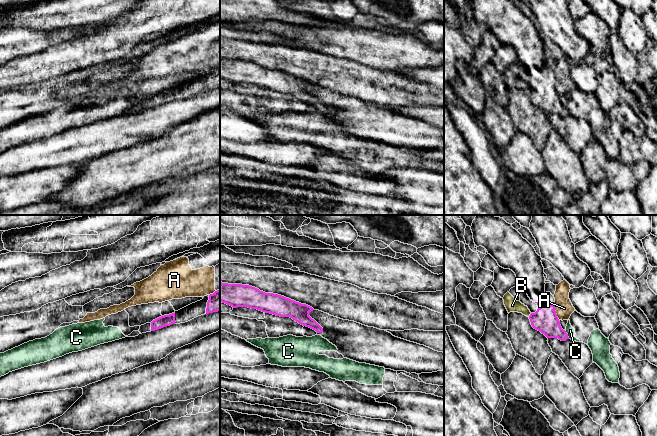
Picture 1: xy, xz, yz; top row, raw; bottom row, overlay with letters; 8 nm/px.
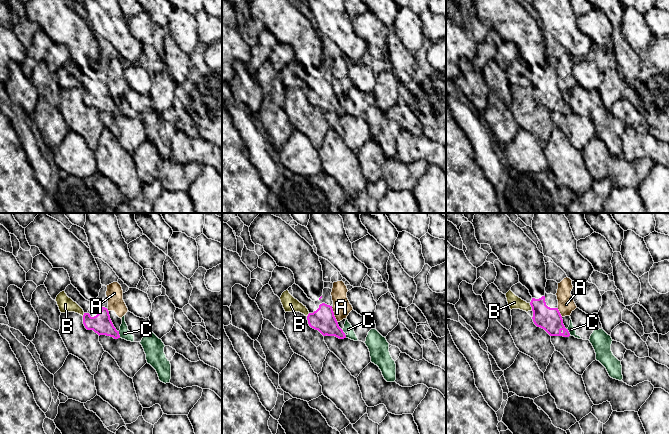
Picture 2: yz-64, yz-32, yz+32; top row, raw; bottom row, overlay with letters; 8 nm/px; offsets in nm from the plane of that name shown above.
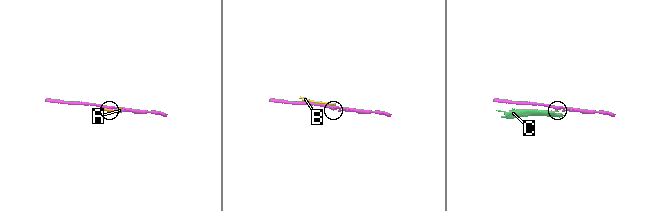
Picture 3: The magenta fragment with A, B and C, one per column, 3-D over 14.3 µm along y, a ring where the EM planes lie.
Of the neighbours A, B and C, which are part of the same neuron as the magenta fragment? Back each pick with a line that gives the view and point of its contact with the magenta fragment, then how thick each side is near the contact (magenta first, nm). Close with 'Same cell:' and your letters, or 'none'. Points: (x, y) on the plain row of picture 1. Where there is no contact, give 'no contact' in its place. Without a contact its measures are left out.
Same cell: none

